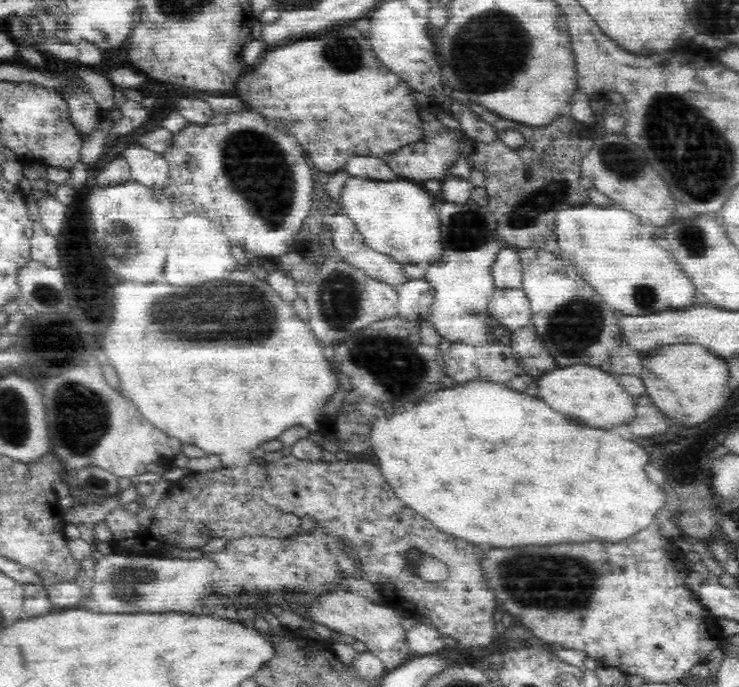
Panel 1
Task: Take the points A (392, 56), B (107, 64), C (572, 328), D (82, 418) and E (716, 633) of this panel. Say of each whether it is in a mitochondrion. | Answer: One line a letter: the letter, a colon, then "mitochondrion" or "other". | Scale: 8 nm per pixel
A: other
B: other
C: mitochondrion
D: mitochondrion
E: other

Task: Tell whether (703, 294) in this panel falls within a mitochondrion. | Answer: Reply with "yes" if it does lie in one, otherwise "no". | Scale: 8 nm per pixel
no

